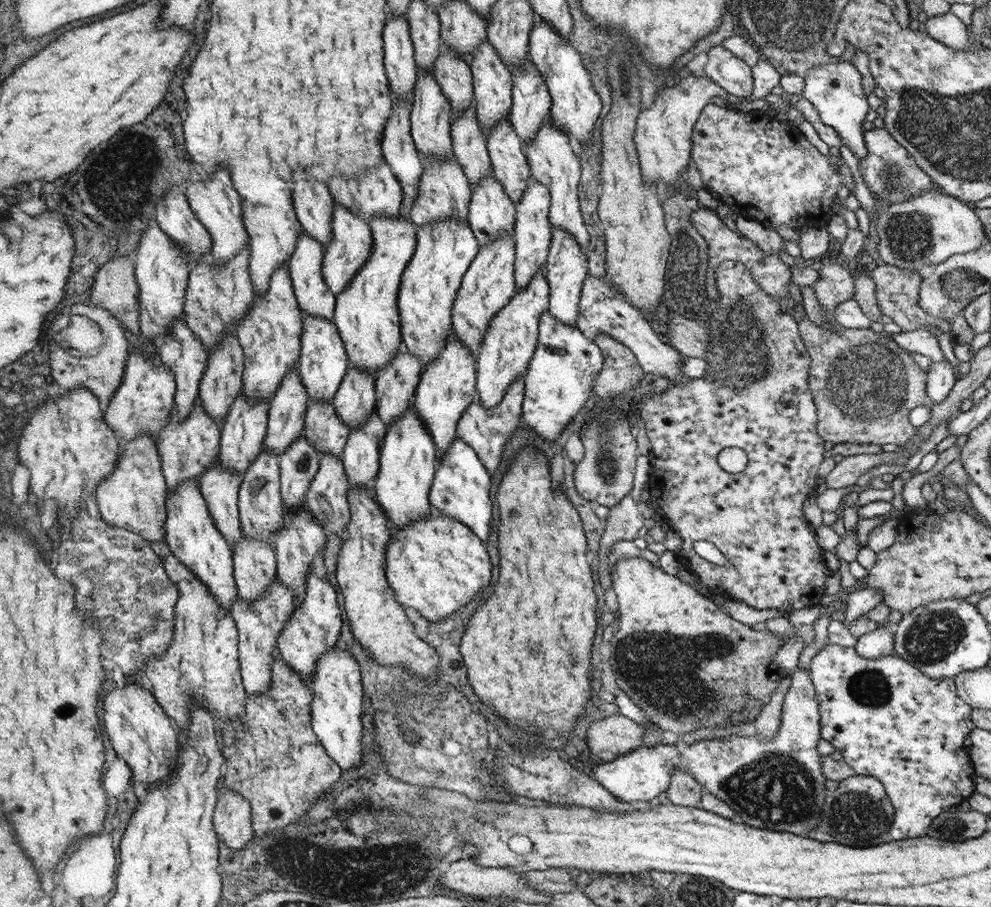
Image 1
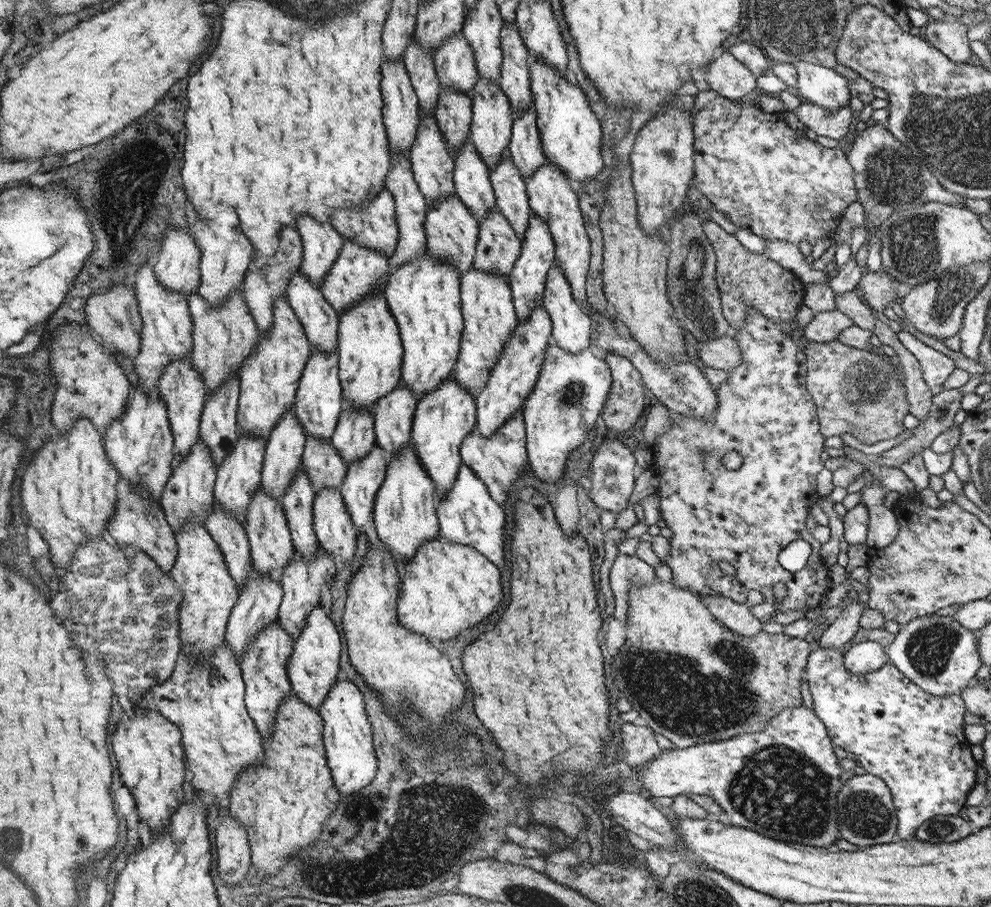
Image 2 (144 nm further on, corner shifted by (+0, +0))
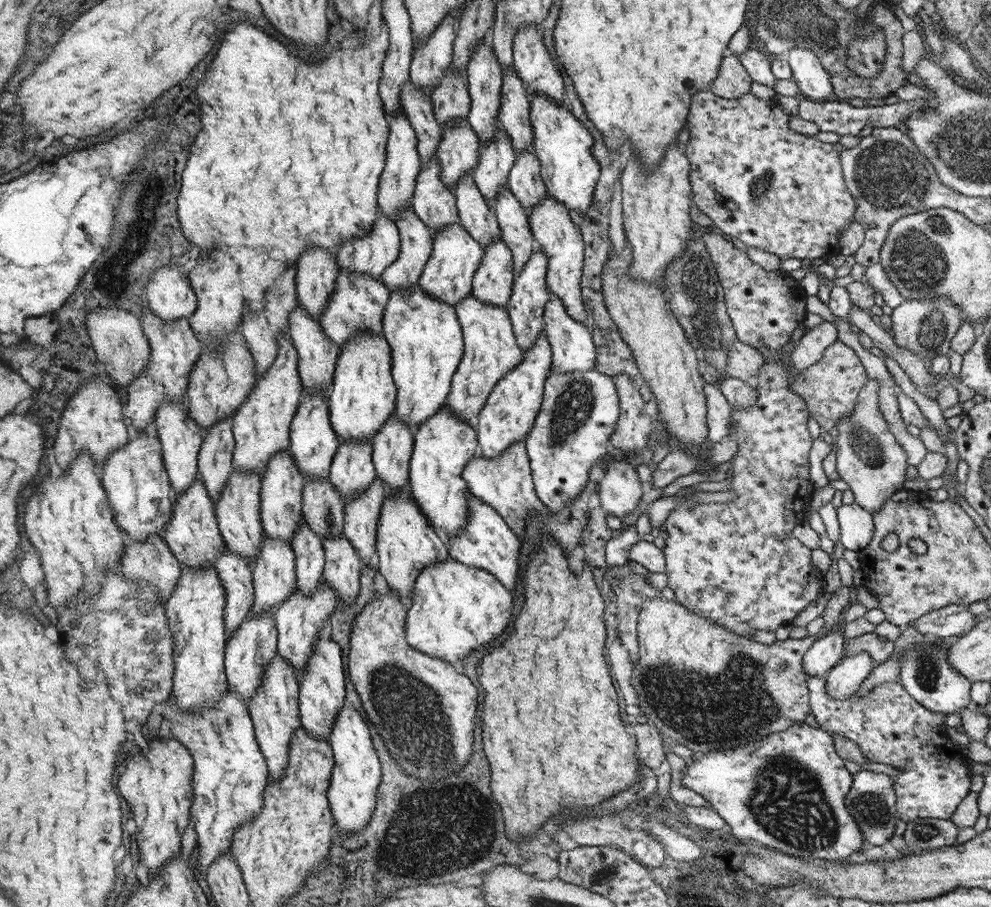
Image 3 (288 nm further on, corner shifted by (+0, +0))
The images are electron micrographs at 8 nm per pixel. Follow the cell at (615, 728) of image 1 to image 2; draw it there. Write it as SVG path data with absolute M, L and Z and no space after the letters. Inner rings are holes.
M625 722L621 726L619 734L621 734L621 746L625 750L623 762L631 768L639 768L641 764L651 762L653 758L657 758L663 752L655 744L653 732L649 728L645 728L641 722L637 722L637 724Z

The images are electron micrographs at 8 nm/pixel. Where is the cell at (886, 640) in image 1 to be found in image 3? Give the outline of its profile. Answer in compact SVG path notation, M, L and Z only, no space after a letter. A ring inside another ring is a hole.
M857 654L851 658L841 658L837 666L829 670L825 676L827 692L831 698L847 700L857 692L861 682L867 678L867 674L875 668L871 658L867 654Z

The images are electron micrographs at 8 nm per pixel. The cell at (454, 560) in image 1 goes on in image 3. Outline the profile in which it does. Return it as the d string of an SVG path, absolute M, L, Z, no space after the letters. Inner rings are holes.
M451 556L445 562L425 568L411 594L411 604L407 604L403 620L405 640L417 652L425 652L425 656L433 656L433 660L445 664L459 662L469 652L477 652L477 648L489 648L495 638L503 636L511 618L509 610L513 608L513 598L505 590L505 584L487 570L461 564Z

